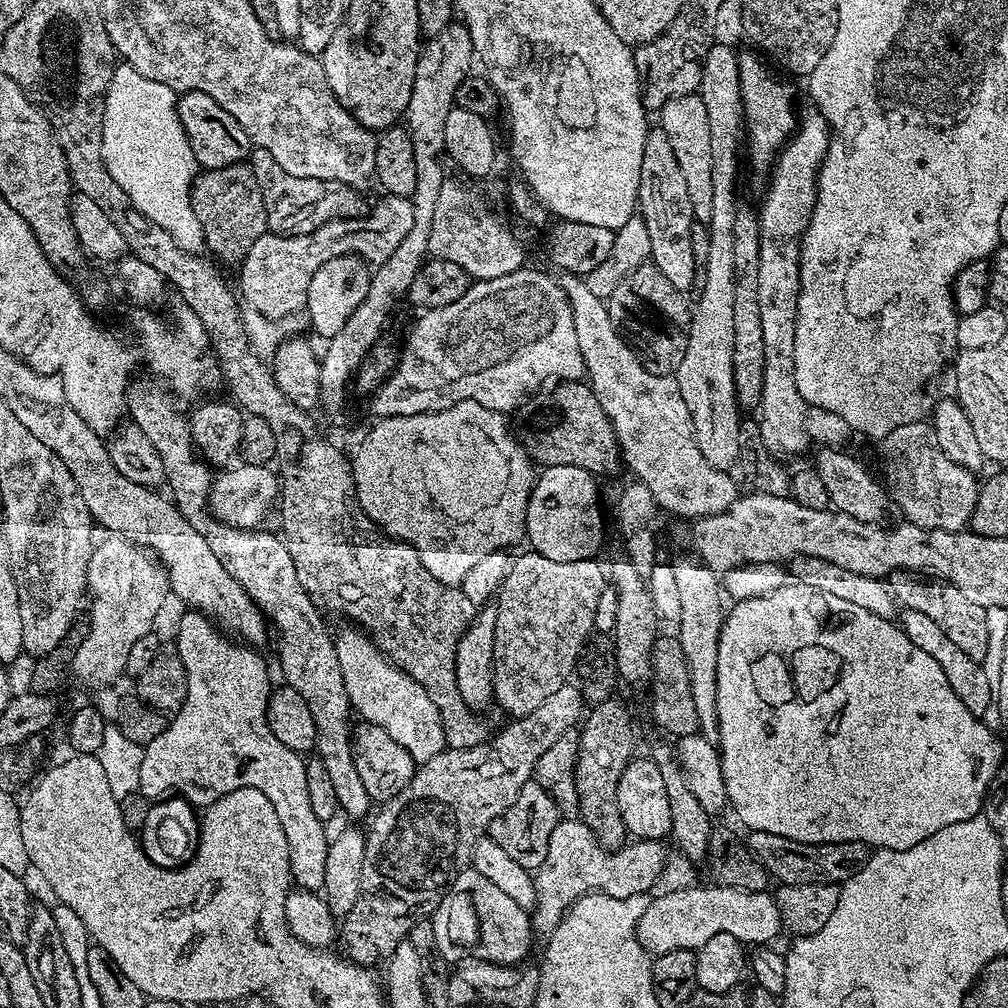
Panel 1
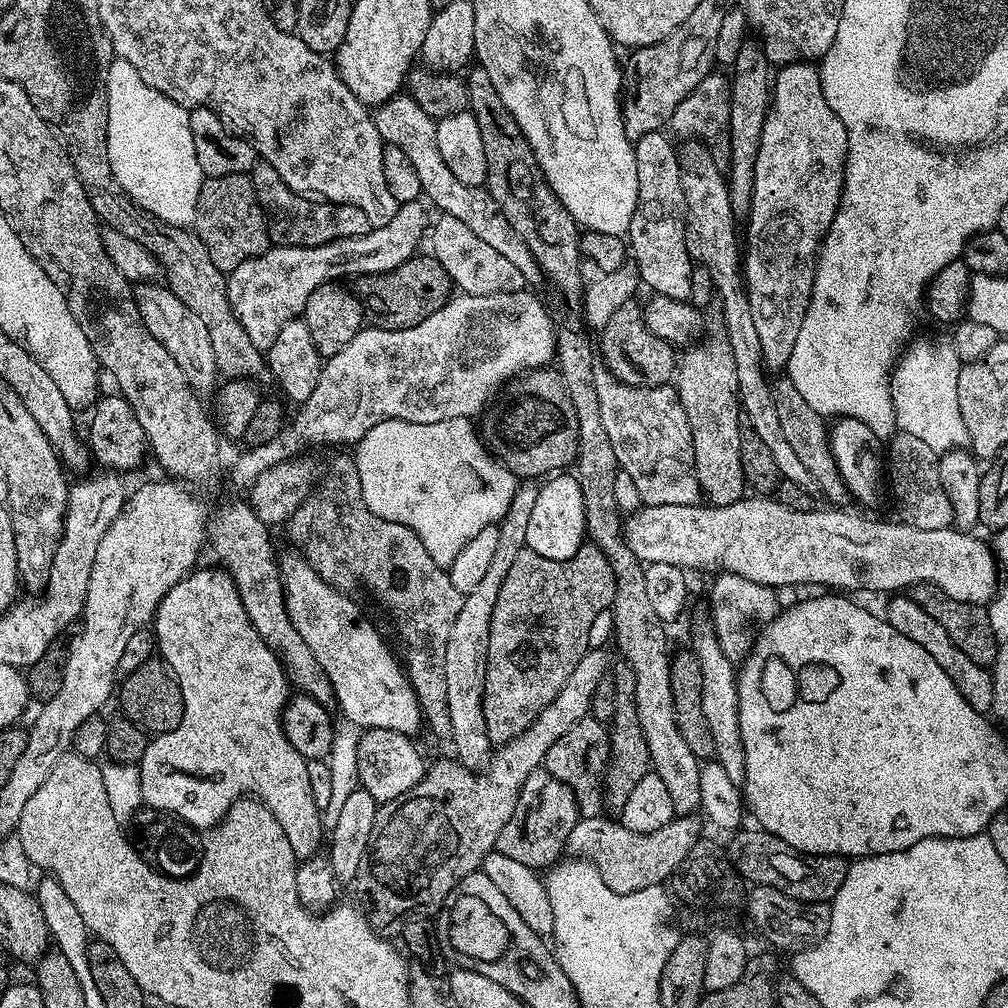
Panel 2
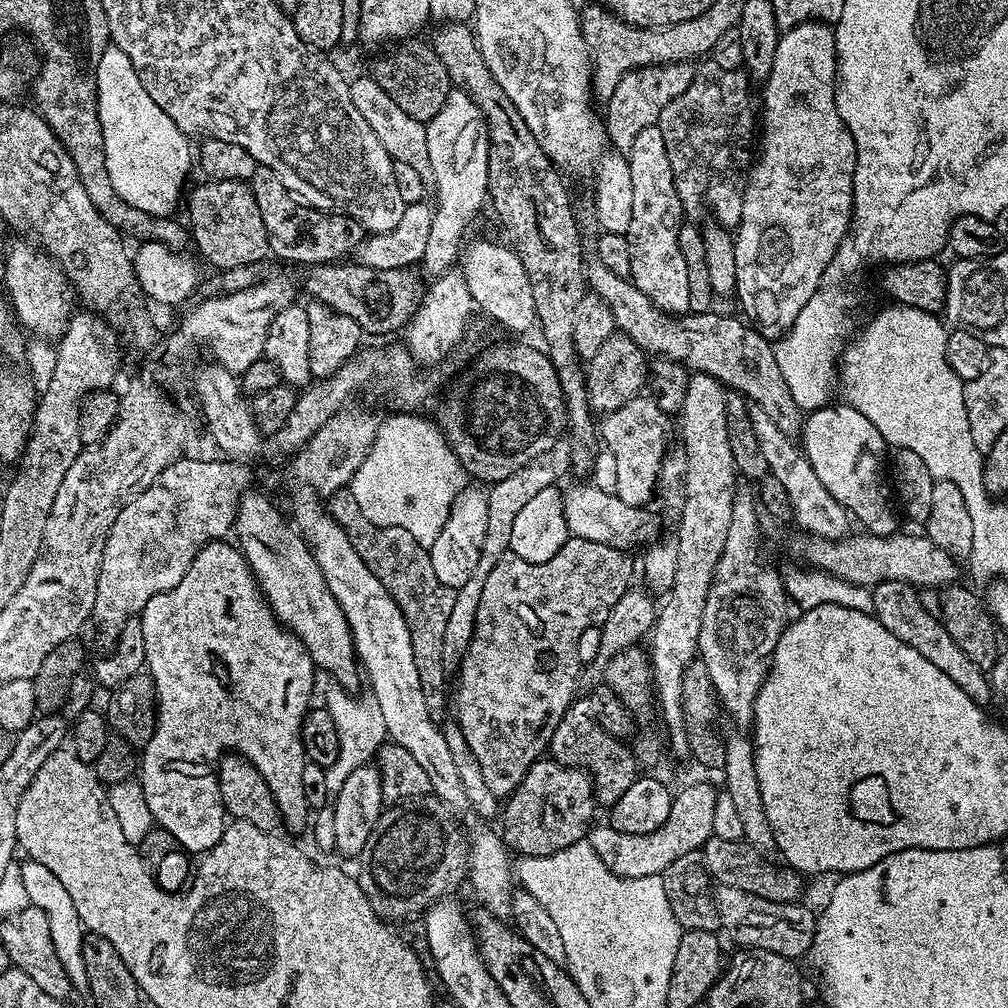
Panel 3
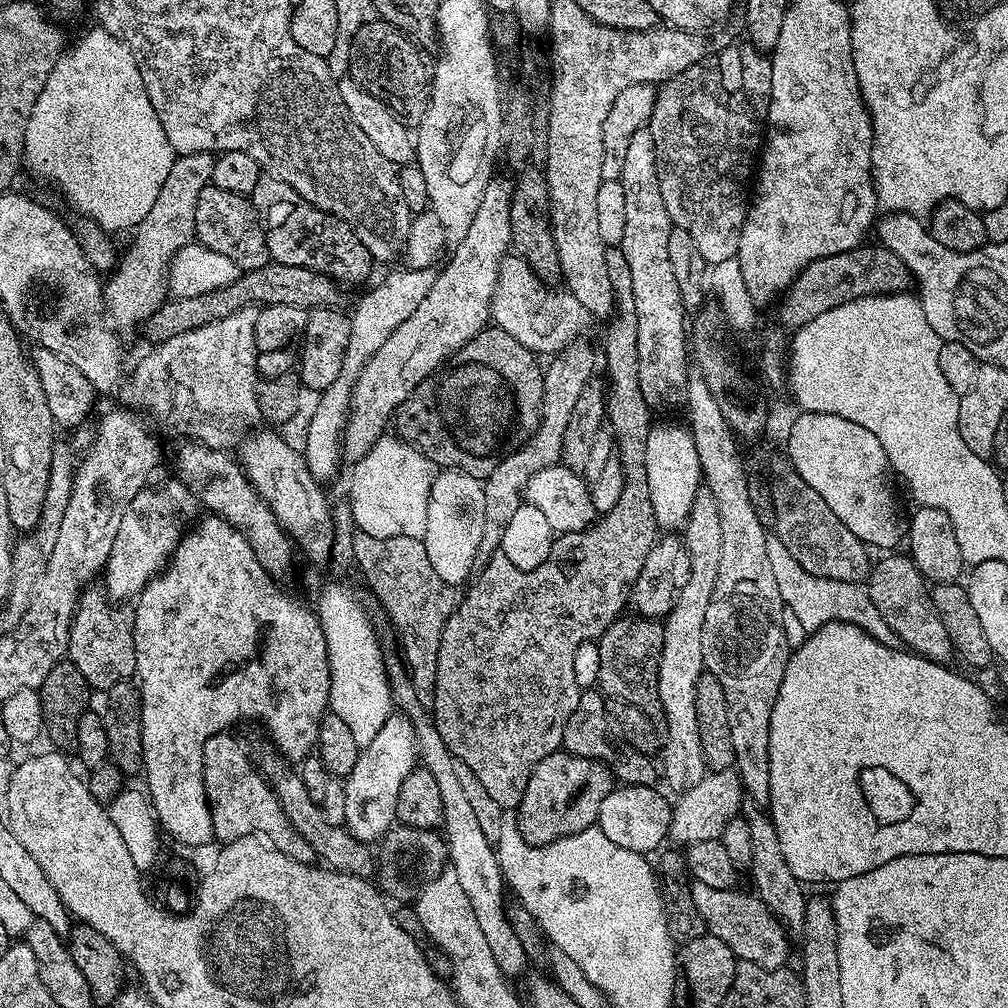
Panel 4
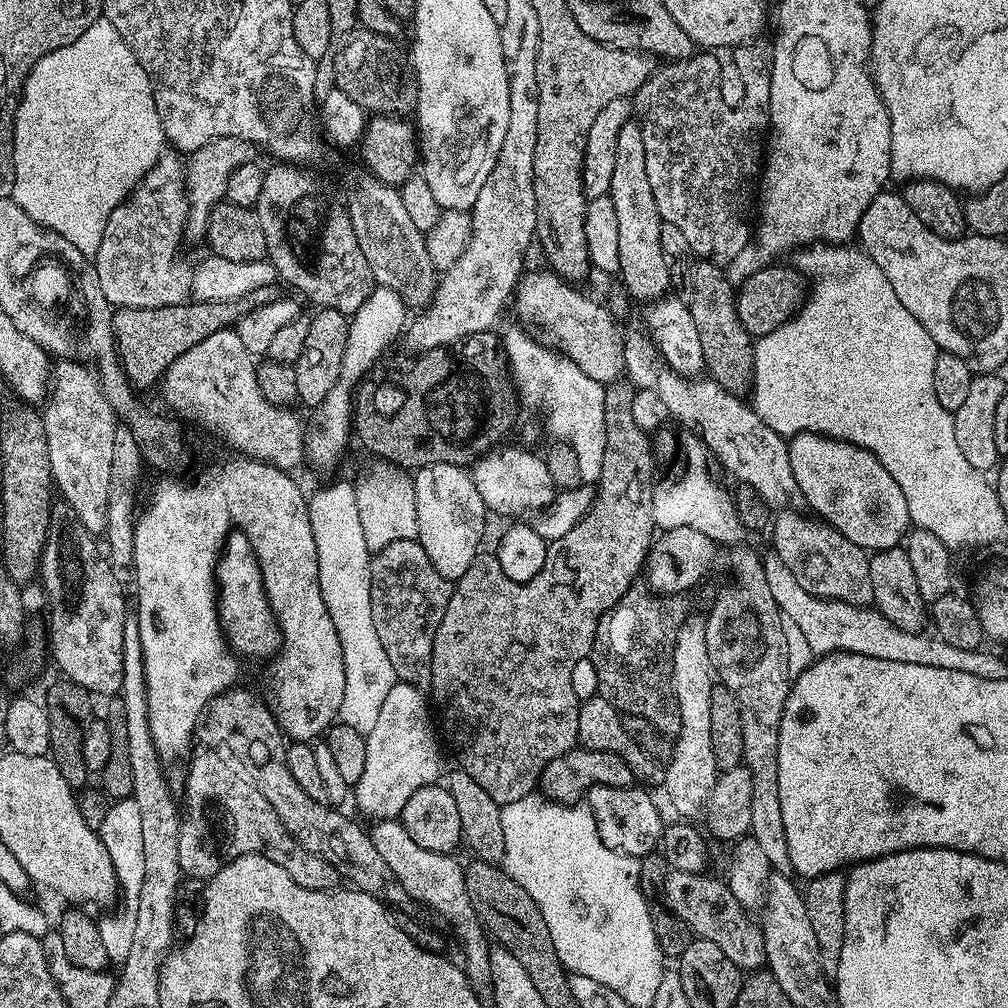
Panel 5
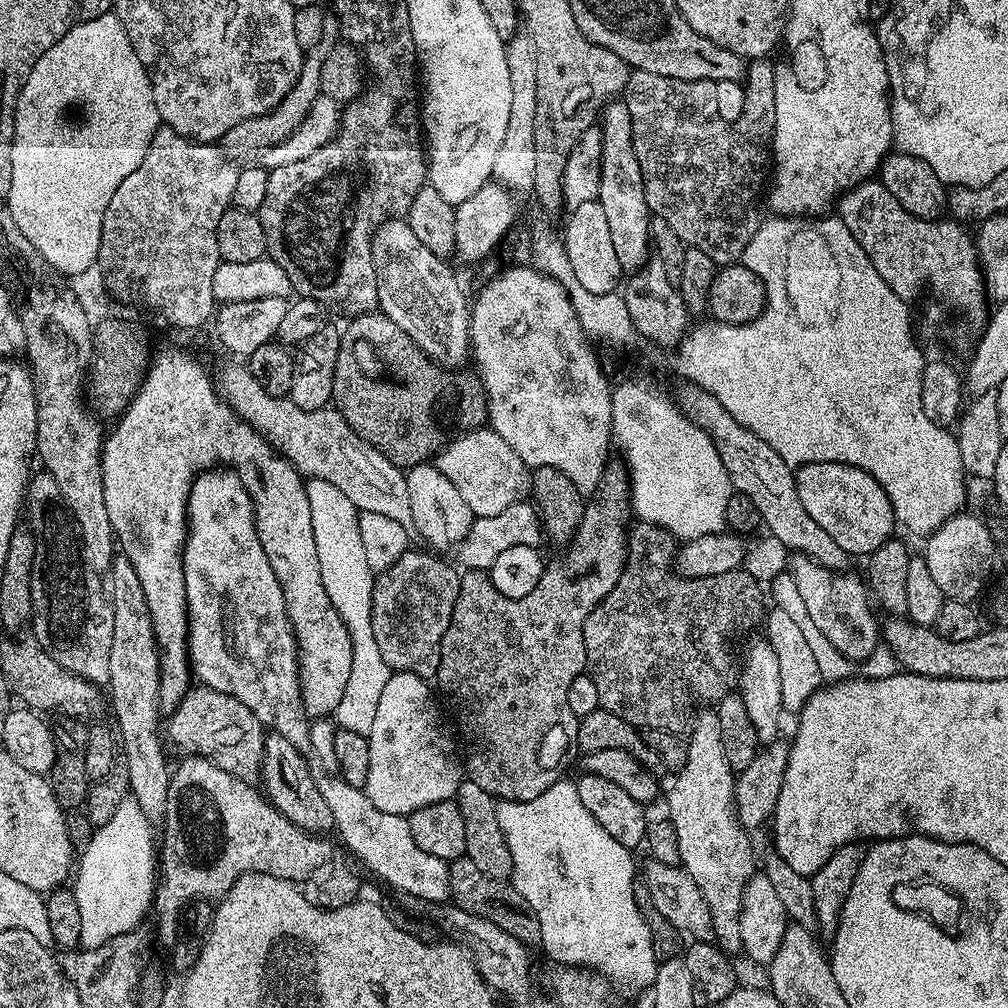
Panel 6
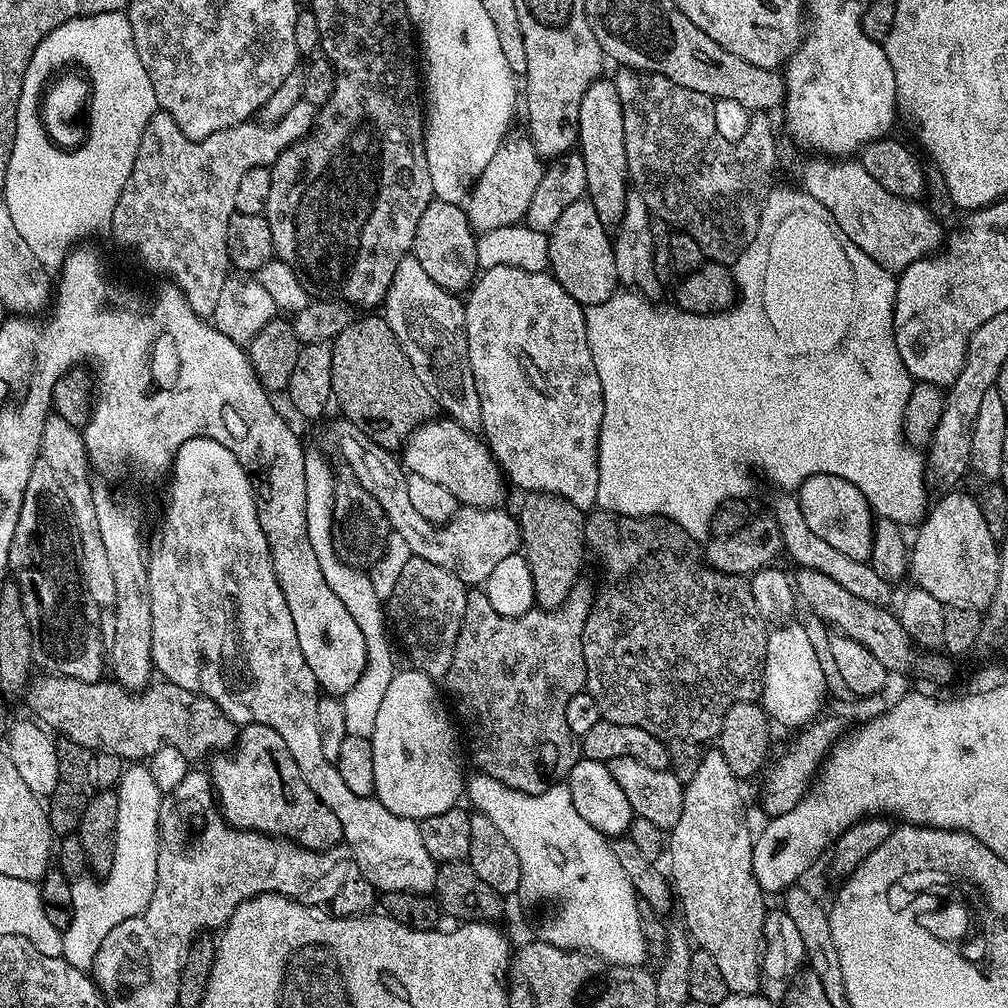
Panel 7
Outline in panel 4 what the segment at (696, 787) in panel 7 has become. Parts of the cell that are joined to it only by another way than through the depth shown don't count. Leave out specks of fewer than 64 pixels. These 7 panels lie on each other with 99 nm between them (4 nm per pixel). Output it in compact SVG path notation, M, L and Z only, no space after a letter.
M701 490L694 498L688 520L682 527L682 539L690 554L690 578L686 578L686 586L682 586L670 614L663 617L664 641L658 666L658 698L662 698L664 711L658 764L662 769L662 780L676 794L690 786L698 786L706 771L702 742L698 739L694 690L698 686L698 678L706 671L702 658L702 622L706 622L706 609L714 595L714 582L718 582L718 561L722 559L722 521L718 518L718 502L714 502L712 492Z

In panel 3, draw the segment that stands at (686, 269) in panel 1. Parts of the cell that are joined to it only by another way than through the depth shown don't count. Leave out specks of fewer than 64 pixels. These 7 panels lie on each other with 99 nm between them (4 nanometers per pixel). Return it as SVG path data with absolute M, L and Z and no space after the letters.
M659 123L646 126L638 134L634 146L626 154L630 166L630 186L634 193L634 206L630 206L630 226L626 233L630 245L630 279L654 306L664 312L684 314L690 306L690 278L686 274L686 262L682 258L682 250L678 250L678 230L685 223L684 207L678 198L678 190L674 186L674 174L670 170L670 154L666 154L666 142L662 139Z

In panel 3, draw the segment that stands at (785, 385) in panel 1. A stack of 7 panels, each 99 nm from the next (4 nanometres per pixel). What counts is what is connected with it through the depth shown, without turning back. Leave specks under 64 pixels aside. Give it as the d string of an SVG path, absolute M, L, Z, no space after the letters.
M807 20L806 23L796 25L785 31L778 42L778 51L774 53L774 70L768 79L763 81L764 88L764 137L758 140L758 155L748 173L748 185L744 188L742 198L742 218L739 228L735 229L734 262L736 263L736 291L735 299L740 299L739 311L746 317L747 323L757 328L767 340L777 341L785 336L798 318L802 306L810 302L810 298L818 290L824 277L826 266L834 258L838 246L848 237L848 230L852 227L852 207L854 206L854 166L856 165L856 147L854 138L842 122L836 105L836 33L823 22Z

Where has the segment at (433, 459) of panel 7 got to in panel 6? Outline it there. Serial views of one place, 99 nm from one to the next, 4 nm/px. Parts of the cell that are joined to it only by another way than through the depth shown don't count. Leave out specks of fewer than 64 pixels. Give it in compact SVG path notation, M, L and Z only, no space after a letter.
M491 426L457 436L440 449L434 463L446 478L450 478L450 482L454 482L466 506L470 506L473 517L502 514L506 506L521 503L530 488L529 468L518 454L514 454L514 450L510 450L510 446L506 446L506 442L502 442L502 438L498 438Z

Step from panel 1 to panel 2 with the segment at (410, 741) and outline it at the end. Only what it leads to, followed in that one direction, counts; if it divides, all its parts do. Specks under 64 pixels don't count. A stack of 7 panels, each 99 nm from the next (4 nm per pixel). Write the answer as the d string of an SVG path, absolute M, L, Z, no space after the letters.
M287 550L288 552L283 552L281 551L279 553L278 556L278 563L280 565L280 580L281 582L284 583L284 601L286 602L286 610L288 611L288 617L290 618L290 622L292 623L292 625L294 626L294 630L298 630L298 634L302 634L302 638L304 639L304 641L306 642L306 646L310 646L310 650L312 651L312 653L314 654L314 658L316 659L316 661L318 662L318 666L322 666L322 670L324 671L324 673L326 674L326 678L328 679L328 681L332 684L332 695L334 697L334 704L335 707L340 707L340 712L343 717L343 719L345 721L347 721L347 723L349 724L354 724L356 725L357 728L363 730L365 728L385 728L386 730L398 730L399 732L401 732L402 734L406 734L407 736L410 737L415 737L417 735L416 731L419 730L419 728L422 728L422 713L420 710L420 703L418 702L418 698L416 697L416 692L414 689L412 689L412 685L409 684L408 682L408 678L407 675L405 675L405 673L402 671L401 665L398 663L397 660L397 664L396 665L396 660L394 657L392 657L391 652L388 650L387 646L384 645L384 640L382 637L380 637L379 632L376 630L375 626L371 624L370 621L368 621L368 616L366 613L363 612L362 609L359 608L358 605L355 604L354 601L351 600L350 597L347 596L346 593L344 592L340 592L340 591L344 591L341 590L339 587L337 587L337 585L335 584L327 584L327 582L325 580L322 579L322 577L320 577L319 574L317 574L317 572L314 570L314 566L310 566L310 562L307 560L306 557L300 555L299 552L295 551L295 550Z

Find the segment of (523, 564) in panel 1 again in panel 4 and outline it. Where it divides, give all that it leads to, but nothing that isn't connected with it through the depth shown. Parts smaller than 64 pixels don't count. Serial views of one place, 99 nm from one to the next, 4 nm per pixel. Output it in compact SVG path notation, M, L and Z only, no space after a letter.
M636 331L610 333L604 340L602 360L603 363L604 360L608 363L606 424L618 445L618 457L621 462L621 470L624 471L624 485L617 505L589 524L583 532L566 532L557 535L553 539L550 554L535 570L518 570L514 566L514 562L510 562L510 558L506 558L503 552L495 552L467 585L468 593L465 596L463 593L459 597L456 609L450 614L450 618L442 630L442 642L438 646L438 678L434 690L434 702L430 709L438 734L442 734L442 742L446 742L446 746L452 751L452 755L456 757L457 761L470 766L470 770L474 770L478 782L482 782L482 787L490 793L490 798L494 798L494 802L498 802L498 806L505 810L515 810L522 802L522 794L526 794L526 782L530 782L530 774L534 774L534 766L538 766L538 762L542 762L542 758L561 751L566 722L570 718L570 714L574 714L574 710L578 707L578 698L582 691L574 680L574 654L577 653L578 646L582 643L595 641L603 636L604 631L623 613L620 611L629 607L632 587L638 578L638 573L642 570L642 562L646 562L646 554L650 554L650 550L656 545L658 539L653 503L650 502L649 483L646 480L646 442L650 429L650 421L648 422L650 410L642 398L642 390L638 382L638 334Z

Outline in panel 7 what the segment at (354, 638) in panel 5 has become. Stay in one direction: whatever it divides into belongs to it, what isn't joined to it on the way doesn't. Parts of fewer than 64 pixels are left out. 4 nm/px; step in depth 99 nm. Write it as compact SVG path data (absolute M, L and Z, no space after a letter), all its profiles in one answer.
M305 447L304 465L306 466L306 530L310 538L310 546L314 546L314 555L318 558L318 566L322 566L322 575L326 577L326 586L338 594L342 606L350 610L350 618L358 622L358 630L362 630L362 638L366 638L366 666L362 676L342 698L342 710L346 717L346 730L354 738L371 740L374 734L374 721L378 719L378 710L382 707L382 697L397 674L398 665L392 661L392 648L388 645L390 632L386 627L386 612L382 607L382 596L374 590L371 575L364 576L359 567L346 563L336 552L332 542L332 515L334 514L334 498L336 483L328 460L316 448Z

